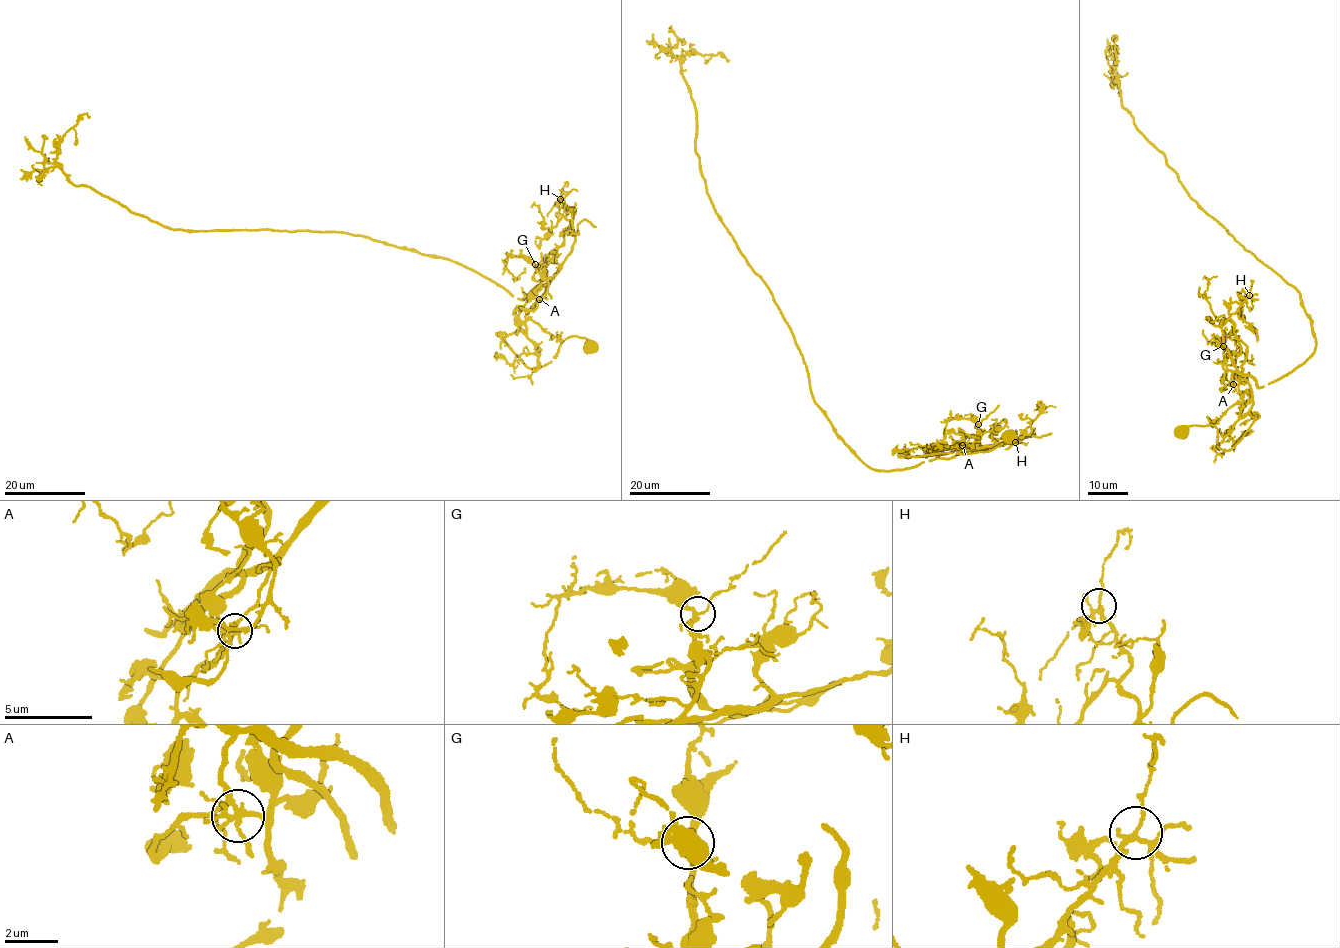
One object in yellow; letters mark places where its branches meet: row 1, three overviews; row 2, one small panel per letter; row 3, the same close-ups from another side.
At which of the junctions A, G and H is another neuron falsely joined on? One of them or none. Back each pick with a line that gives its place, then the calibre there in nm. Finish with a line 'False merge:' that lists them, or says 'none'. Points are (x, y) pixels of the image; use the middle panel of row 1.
A: at (962, 445); 200 nm thick
False merge: A

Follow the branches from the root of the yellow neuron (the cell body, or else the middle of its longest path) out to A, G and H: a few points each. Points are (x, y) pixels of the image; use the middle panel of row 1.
A: (1008, 437), (986, 452), (974, 452), (971, 446), (965, 445), (939, 450), (961, 444)
G: (1008, 437), (986, 452), (974, 452), (971, 446), (965, 445), (939, 450), (976, 444), (981, 434), (978, 424)
H: (1008, 437), (986, 452), (965, 445), (939, 450), (971, 442), (977, 448), (994, 445), (1025, 434), (1015, 442)

